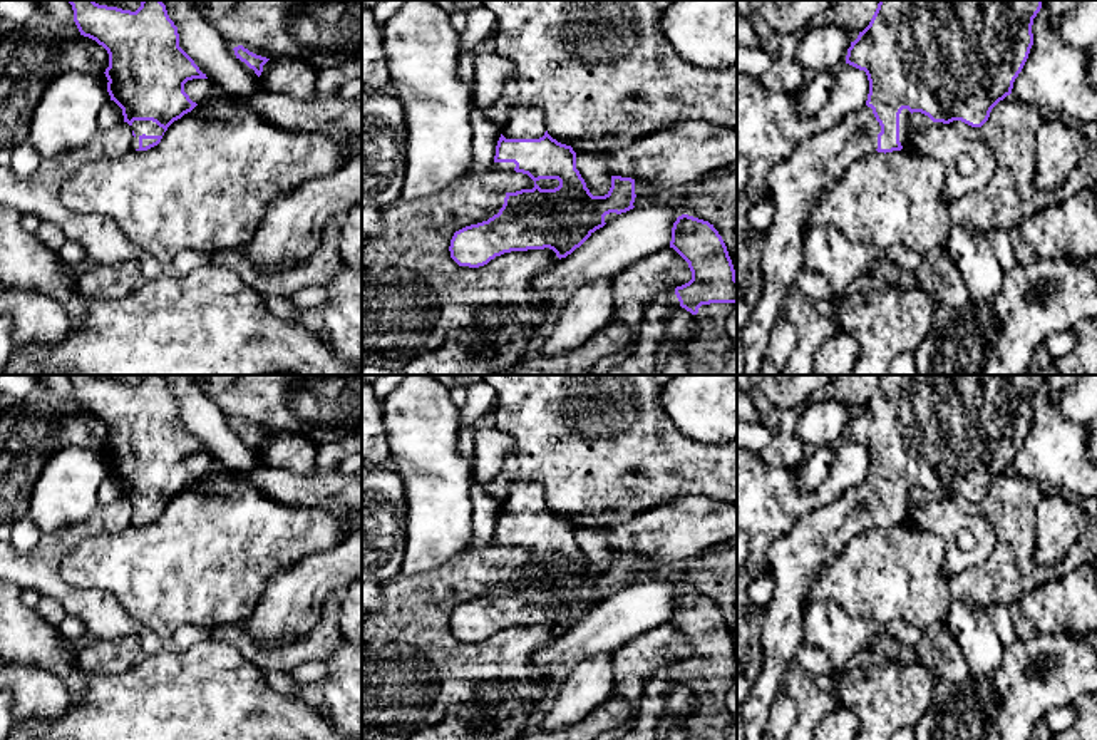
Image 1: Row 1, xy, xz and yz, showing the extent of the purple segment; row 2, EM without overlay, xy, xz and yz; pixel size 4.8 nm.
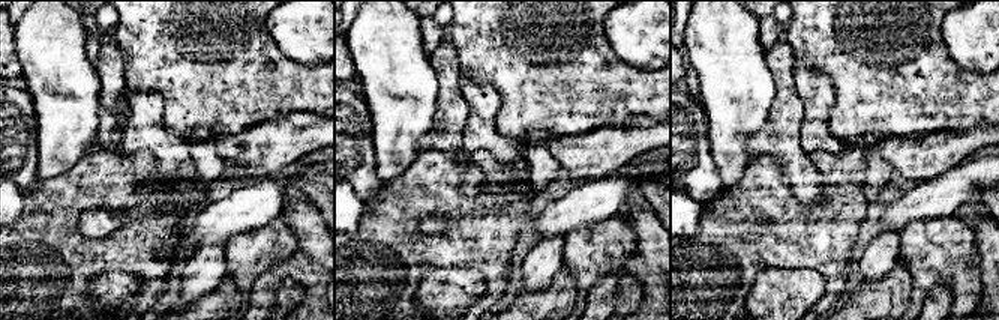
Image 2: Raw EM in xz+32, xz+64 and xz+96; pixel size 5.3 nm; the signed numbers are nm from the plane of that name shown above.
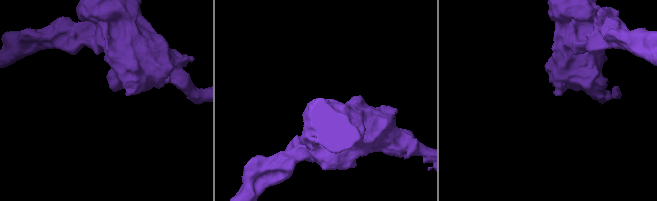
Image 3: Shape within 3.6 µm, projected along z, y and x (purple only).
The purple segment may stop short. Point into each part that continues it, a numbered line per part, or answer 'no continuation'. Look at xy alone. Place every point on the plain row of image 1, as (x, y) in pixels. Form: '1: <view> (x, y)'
1: xy (139, 503)

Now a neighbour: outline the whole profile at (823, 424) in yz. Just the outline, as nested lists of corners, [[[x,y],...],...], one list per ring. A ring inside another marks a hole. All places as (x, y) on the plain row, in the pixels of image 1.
[[[826,398],[806,407],[797,422],[797,434],[812,452],[819,447],[834,447],[846,439],[851,409]]]

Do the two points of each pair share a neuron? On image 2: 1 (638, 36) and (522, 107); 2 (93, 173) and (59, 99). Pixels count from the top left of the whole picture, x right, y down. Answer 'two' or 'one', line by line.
1: two
2: two

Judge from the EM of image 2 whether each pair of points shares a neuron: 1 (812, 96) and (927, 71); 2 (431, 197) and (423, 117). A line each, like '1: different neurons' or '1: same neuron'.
1: different neurons
2: different neurons

